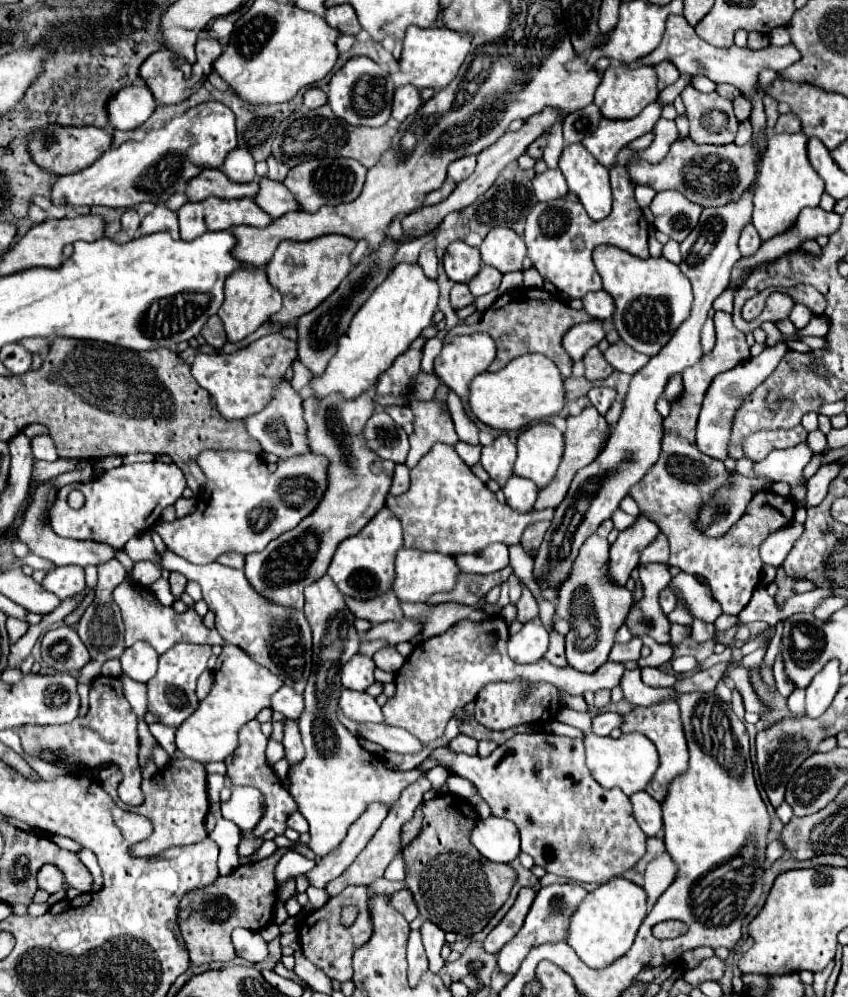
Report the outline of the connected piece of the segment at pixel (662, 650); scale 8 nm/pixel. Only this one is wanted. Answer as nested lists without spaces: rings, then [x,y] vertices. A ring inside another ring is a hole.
[[[640,636],[640,640],[644,642],[644,646],[650,648],[650,656],[640,658],[638,660],[638,666],[642,666],[642,668],[644,666],[658,668],[658,666],[662,666],[662,664],[666,664],[670,660],[670,646],[660,646],[652,638],[648,638],[648,636]]]

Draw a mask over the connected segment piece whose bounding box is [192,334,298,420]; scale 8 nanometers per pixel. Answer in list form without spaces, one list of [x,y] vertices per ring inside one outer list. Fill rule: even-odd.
[[[270,334],[232,354],[196,354],[192,362],[192,376],[204,390],[210,392],[216,408],[226,420],[242,420],[260,412],[268,404],[274,384],[284,378],[288,366],[296,358],[296,342],[284,338],[282,334]]]

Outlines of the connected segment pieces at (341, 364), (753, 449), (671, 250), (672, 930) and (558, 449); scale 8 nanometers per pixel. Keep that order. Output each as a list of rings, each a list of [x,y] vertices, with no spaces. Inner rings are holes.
[[[398,264],[354,314],[346,334],[338,340],[338,350],[326,372],[320,378],[314,376],[310,380],[312,396],[322,400],[330,394],[340,394],[344,400],[352,400],[374,388],[380,374],[384,374],[392,362],[422,334],[422,330],[432,324],[436,302],[438,282],[426,278],[418,264]]]
[[[796,426],[790,430],[760,430],[760,432],[744,438],[744,444],[742,444],[744,458],[758,462],[776,448],[792,448],[792,446],[804,442],[806,436],[808,436],[808,432],[802,426]]]
[[[670,240],[670,242],[664,246],[664,252],[662,252],[662,256],[664,256],[666,260],[670,260],[670,262],[678,264],[678,262],[680,262],[680,250],[678,250],[678,242]]]
[[[666,920],[666,922],[660,922],[652,928],[654,936],[658,940],[664,940],[664,938],[676,938],[676,936],[682,936],[688,932],[688,926],[684,926],[684,922],[680,920]]]
[[[536,422],[518,436],[514,474],[544,488],[556,474],[564,452],[562,432],[550,422]]]

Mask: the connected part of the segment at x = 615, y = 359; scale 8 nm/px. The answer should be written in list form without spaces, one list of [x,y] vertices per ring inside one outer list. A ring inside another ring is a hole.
[[[622,340],[616,344],[610,344],[610,348],[604,352],[604,358],[606,358],[606,362],[610,362],[610,366],[614,370],[626,372],[626,374],[636,374],[650,360],[648,356],[632,350],[630,346],[624,346]]]

